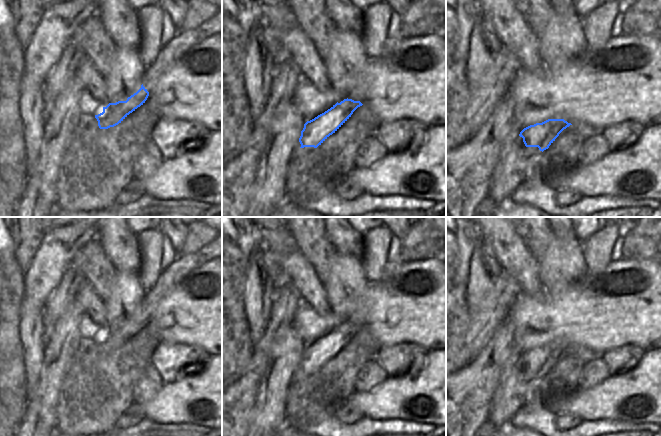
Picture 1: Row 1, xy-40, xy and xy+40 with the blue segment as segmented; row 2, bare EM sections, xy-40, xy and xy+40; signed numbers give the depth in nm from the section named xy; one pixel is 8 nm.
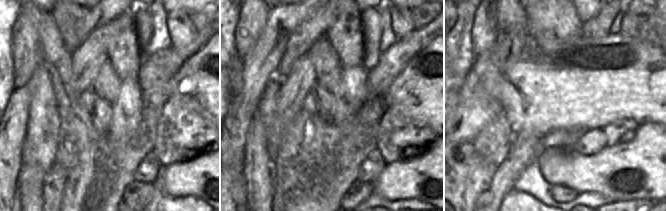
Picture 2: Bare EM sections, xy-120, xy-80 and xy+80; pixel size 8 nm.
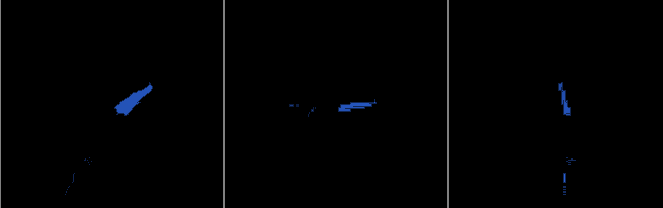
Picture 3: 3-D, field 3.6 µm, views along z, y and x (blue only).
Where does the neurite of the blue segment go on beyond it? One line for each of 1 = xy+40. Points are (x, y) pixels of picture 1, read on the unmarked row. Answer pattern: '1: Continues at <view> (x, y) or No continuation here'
1: No continuation here.

